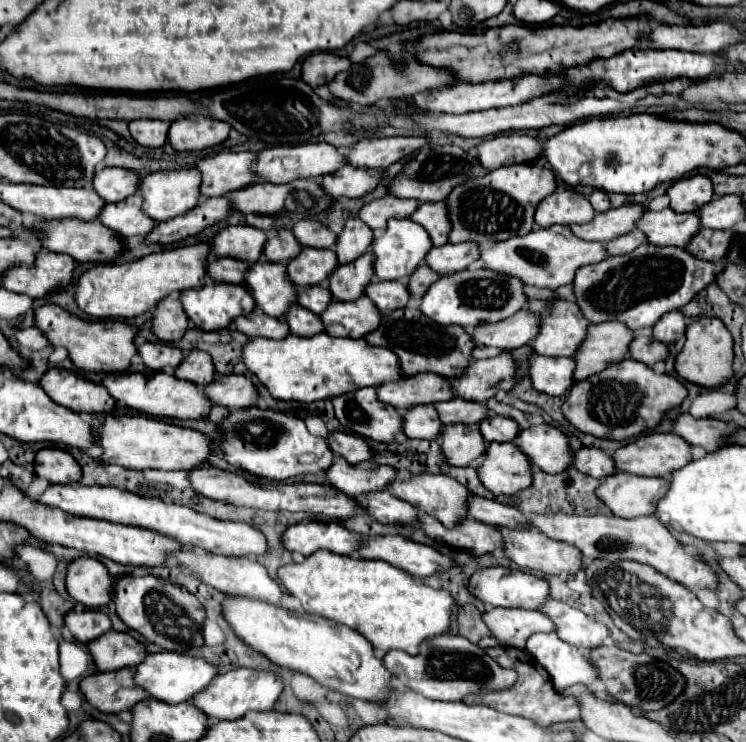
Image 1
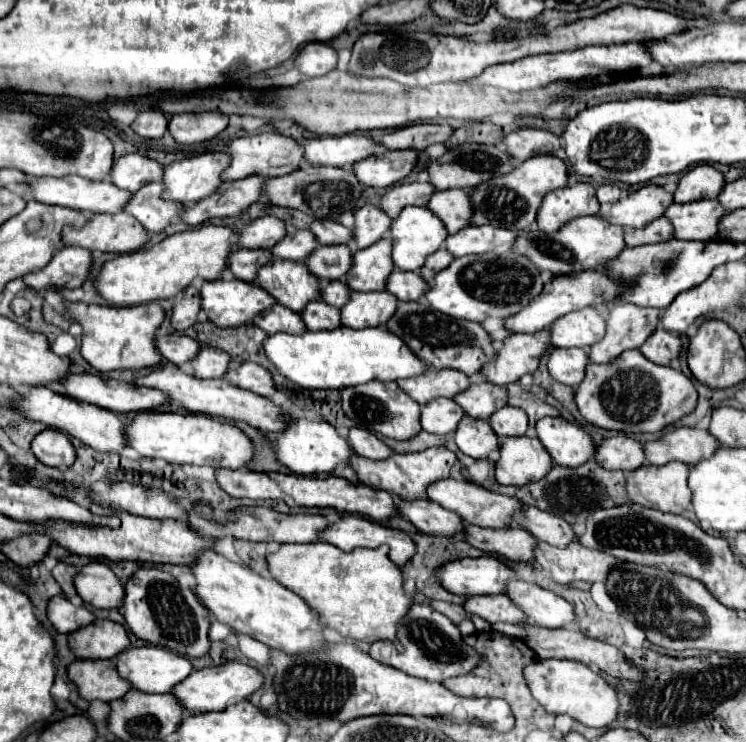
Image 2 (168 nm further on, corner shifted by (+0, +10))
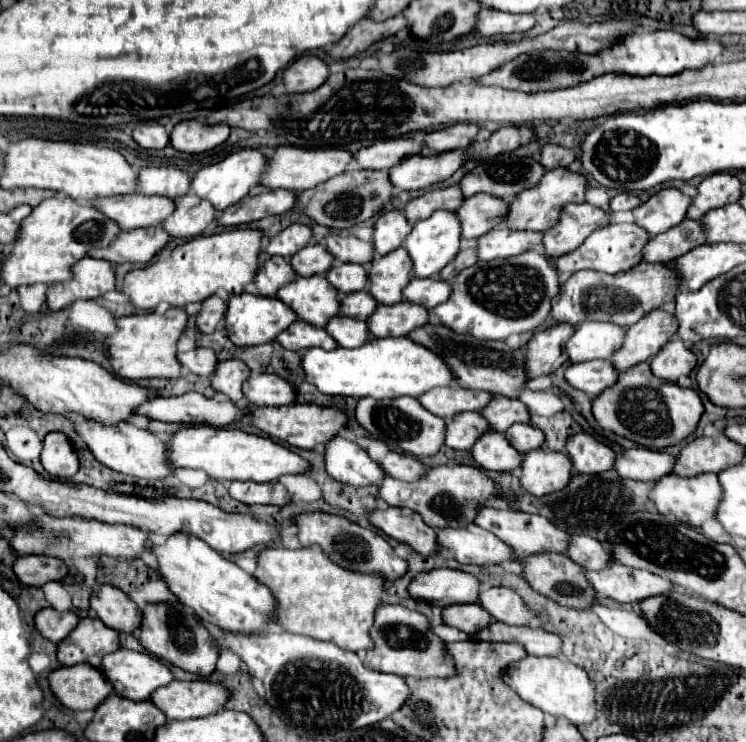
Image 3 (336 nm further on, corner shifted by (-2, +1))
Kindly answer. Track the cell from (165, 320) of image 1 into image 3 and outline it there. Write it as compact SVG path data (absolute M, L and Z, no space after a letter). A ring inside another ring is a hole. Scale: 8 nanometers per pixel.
M212 295L204 299L202 309L196 317L196 325L202 333L214 333L221 326L224 315L226 315L226 301L218 295Z

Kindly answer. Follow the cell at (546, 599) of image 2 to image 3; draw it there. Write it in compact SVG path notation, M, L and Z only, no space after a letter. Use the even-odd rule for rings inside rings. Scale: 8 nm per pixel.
M492 587L480 591L478 603L500 623L540 627L538 617L532 611L528 611L520 595L508 587Z

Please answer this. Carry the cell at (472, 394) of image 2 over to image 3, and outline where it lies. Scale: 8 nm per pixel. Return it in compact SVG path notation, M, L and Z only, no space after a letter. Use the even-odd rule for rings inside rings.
M500 395L484 407L482 415L498 433L504 433L514 423L530 423L528 407L520 399L504 399Z

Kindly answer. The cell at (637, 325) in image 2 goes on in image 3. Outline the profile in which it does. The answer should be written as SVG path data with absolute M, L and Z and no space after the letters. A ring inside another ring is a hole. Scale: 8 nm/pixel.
M656 309L634 323L624 339L622 349L612 357L618 371L626 371L638 363L650 361L678 331L678 321L672 313Z

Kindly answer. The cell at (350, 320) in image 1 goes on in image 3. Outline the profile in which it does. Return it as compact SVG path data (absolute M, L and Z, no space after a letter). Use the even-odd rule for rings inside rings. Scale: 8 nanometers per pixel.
M400 301L398 305L378 305L366 323L374 337L404 337L428 321L428 309L410 301Z

